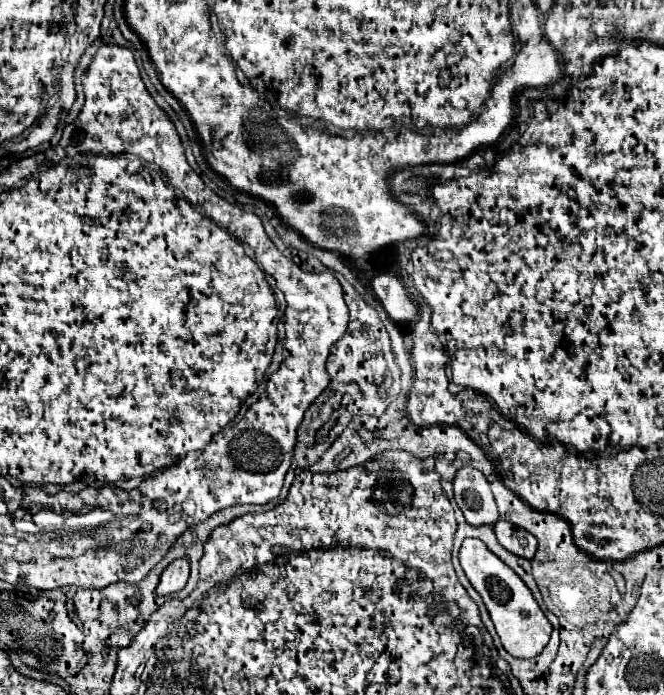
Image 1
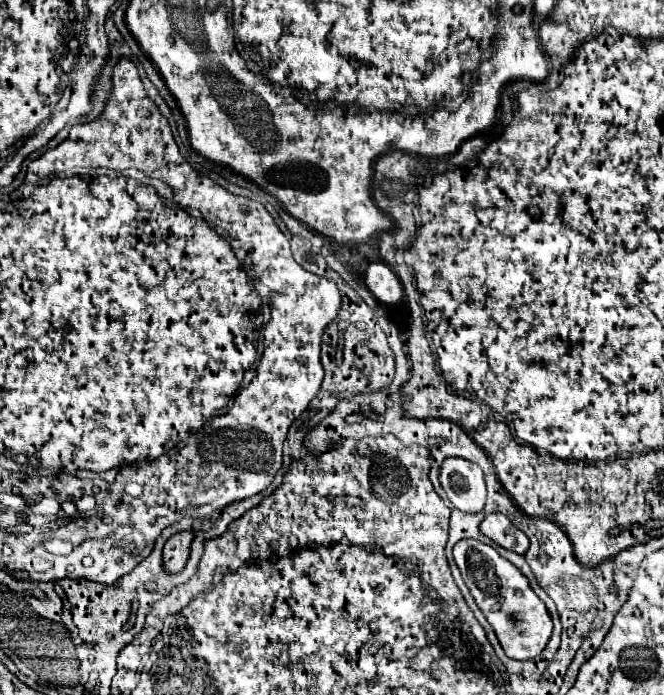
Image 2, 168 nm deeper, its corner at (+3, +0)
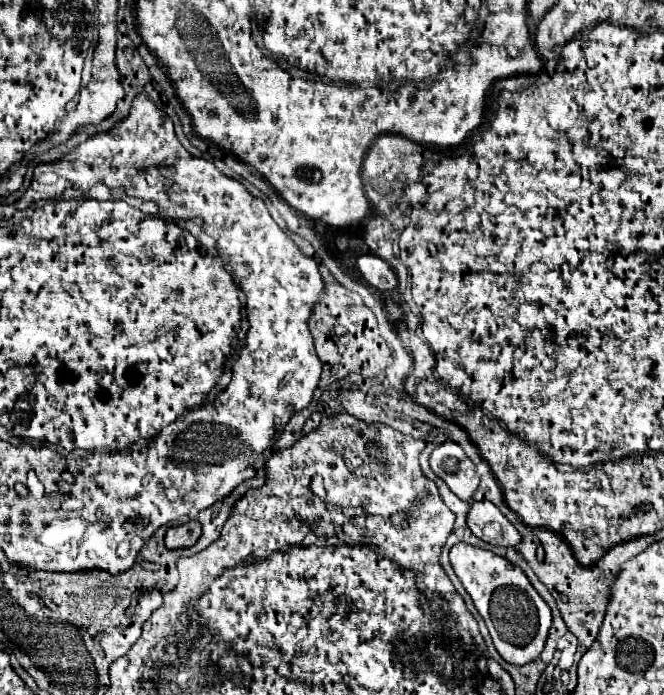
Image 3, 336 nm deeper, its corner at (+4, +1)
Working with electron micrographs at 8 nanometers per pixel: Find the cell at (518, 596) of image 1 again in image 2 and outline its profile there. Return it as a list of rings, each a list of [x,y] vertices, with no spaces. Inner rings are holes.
[[[461,539],[453,547],[453,555],[471,595],[475,597],[479,609],[497,633],[505,655],[517,661],[537,657],[551,637],[553,623],[543,601],[529,587],[525,575],[507,559],[503,559],[491,545],[485,545],[475,539]]]

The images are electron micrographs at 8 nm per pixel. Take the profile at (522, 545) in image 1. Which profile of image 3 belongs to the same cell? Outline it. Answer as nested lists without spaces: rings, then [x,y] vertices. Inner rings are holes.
[[[488,500],[472,502],[466,524],[474,536],[492,546],[516,546],[520,542],[518,530],[506,520],[506,516]]]

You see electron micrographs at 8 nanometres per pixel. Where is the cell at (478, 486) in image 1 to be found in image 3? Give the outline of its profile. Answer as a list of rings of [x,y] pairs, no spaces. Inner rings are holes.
[[[454,442],[440,444],[430,456],[432,472],[442,478],[448,488],[462,500],[470,500],[478,488],[480,476],[474,462],[464,454],[464,450]]]

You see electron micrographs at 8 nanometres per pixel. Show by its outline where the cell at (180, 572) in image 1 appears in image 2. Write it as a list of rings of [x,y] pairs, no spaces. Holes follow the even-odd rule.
[[[183,531],[173,535],[165,547],[163,547],[163,569],[165,573],[181,573],[187,565],[189,551],[191,551],[191,541],[193,541],[191,531]]]

